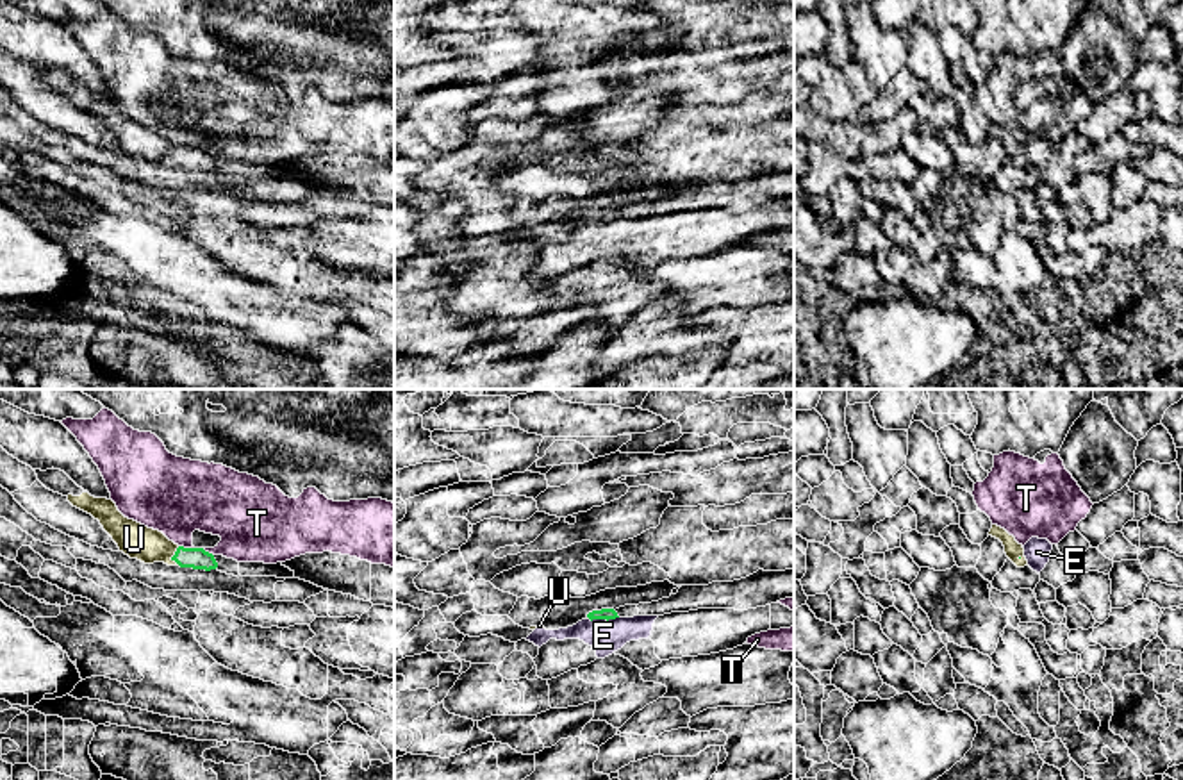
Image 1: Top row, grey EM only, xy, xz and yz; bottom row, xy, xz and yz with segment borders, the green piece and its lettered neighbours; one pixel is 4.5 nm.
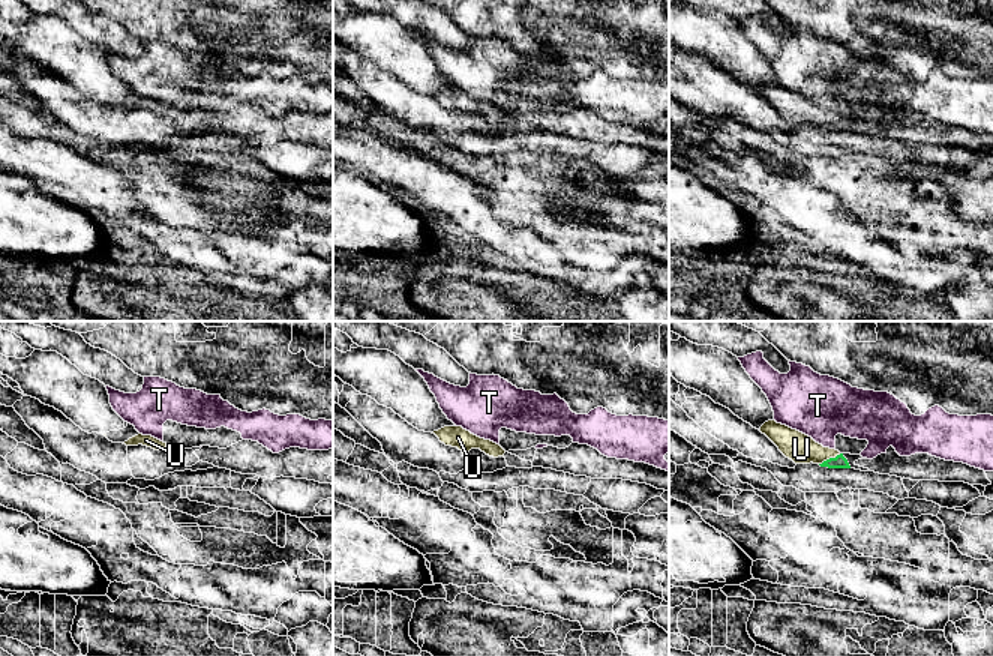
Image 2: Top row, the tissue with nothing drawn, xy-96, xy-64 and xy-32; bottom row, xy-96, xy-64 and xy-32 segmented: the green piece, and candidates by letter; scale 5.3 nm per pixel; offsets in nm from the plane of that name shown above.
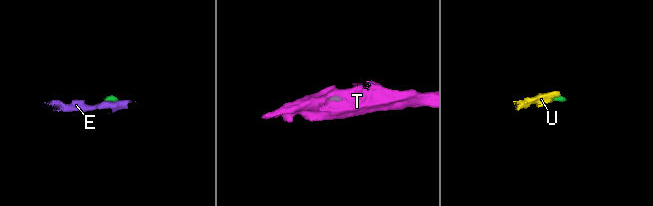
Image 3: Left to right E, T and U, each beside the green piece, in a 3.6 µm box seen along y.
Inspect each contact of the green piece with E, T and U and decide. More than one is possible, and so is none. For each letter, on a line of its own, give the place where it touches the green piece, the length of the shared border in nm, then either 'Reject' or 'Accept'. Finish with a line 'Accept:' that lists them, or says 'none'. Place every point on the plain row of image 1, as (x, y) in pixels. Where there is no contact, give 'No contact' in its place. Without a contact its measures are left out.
E: Touches green at xz (603, 218). Shared border 140 nm. Reject
T: Touches green at xy (186, 149). Shared border 70 nm. Reject
U: Touches green at xy (173, 156). Shared border 90 nm. Accept
Accept: U

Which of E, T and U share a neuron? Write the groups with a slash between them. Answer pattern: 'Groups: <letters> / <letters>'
Groups: E / T / U

